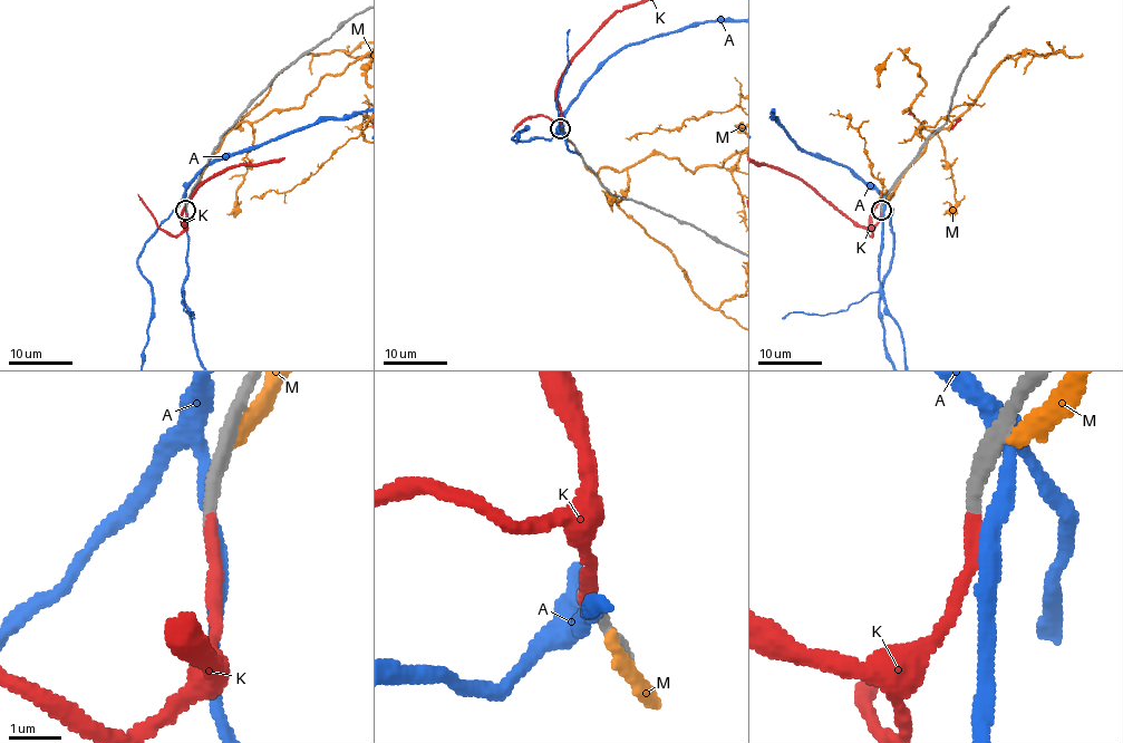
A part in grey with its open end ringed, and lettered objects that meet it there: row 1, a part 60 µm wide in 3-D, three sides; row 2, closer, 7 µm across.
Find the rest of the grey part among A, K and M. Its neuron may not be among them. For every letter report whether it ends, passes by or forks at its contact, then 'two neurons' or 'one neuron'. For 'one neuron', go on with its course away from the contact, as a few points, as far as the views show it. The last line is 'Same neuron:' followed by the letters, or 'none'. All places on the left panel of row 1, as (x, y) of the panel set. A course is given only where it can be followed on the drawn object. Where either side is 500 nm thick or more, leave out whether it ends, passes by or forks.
A: it passes by; two neurons
K: it ends there; one neuron
M: it ends there; two neurons
Same neuron: K

